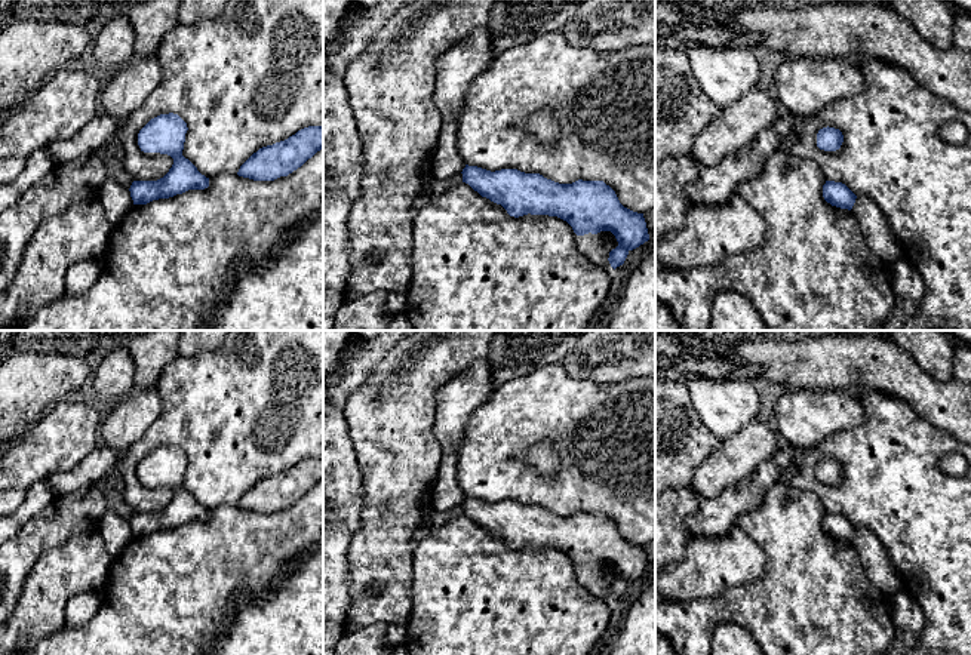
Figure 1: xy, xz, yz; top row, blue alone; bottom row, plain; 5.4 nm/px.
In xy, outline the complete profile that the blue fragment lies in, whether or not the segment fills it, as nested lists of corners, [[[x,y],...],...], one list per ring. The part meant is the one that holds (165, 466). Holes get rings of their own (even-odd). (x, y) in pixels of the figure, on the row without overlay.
[[[173,445],[151,450],[138,465],[138,477],[144,485],[168,486],[173,491],[169,504],[157,513],[133,513],[129,523],[133,536],[169,531],[188,522],[205,522],[209,510],[182,488],[187,455]]]

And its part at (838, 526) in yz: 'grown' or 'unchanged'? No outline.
unchanged

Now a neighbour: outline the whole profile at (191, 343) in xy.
[[[181,330],[179,356],[194,357],[213,351],[222,345],[228,330]]]

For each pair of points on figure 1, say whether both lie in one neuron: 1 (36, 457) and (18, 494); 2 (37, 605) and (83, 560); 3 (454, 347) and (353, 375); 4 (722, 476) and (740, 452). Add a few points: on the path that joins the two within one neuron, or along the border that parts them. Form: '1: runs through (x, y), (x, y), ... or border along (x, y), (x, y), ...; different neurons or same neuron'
1: border along (15, 486), (25, 489); different neurons
2: runs through (49, 593), (61, 581), (65, 581), (71, 572); same neuron
3: border along (393, 346), (374, 366), (365, 383), (347, 397); different neurons
4: runs through (727, 470), (737, 458); same neuron

